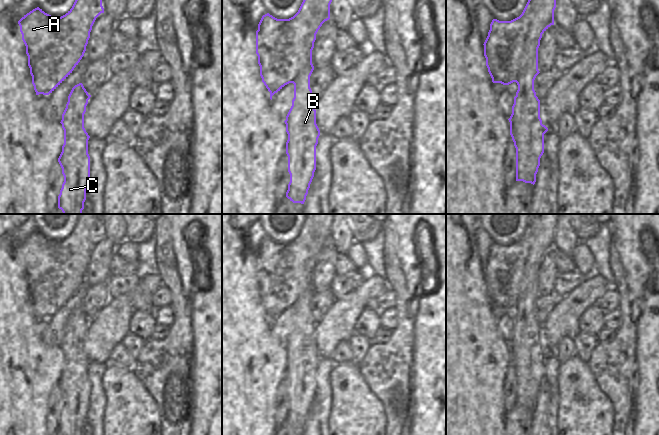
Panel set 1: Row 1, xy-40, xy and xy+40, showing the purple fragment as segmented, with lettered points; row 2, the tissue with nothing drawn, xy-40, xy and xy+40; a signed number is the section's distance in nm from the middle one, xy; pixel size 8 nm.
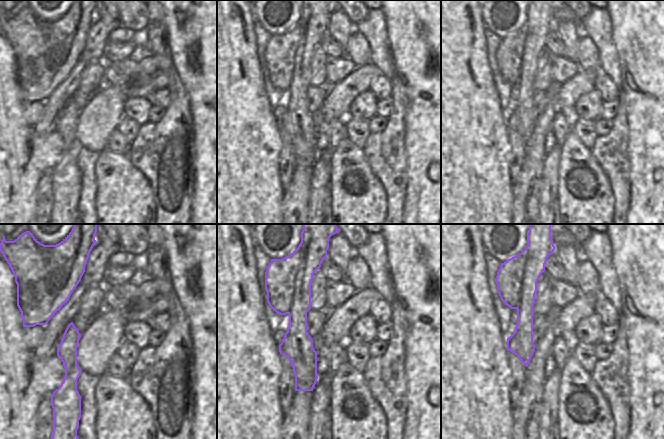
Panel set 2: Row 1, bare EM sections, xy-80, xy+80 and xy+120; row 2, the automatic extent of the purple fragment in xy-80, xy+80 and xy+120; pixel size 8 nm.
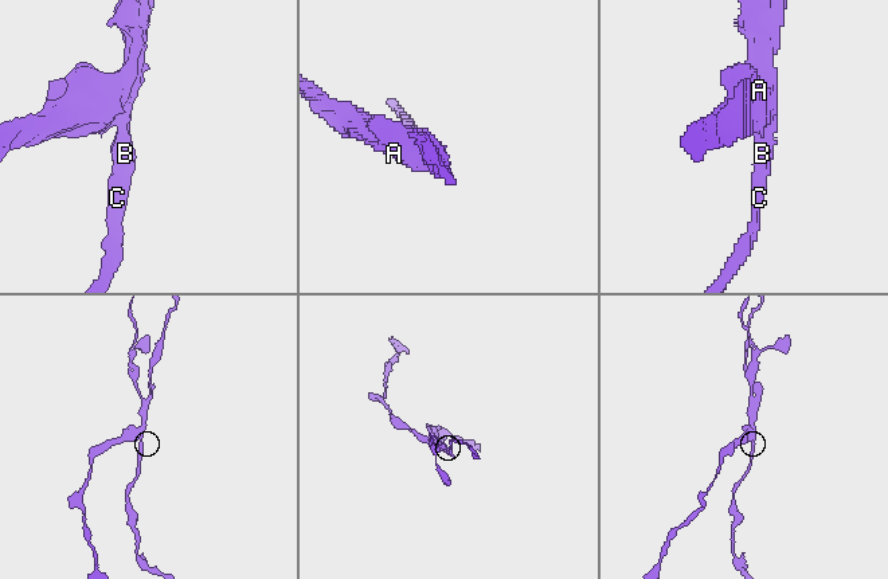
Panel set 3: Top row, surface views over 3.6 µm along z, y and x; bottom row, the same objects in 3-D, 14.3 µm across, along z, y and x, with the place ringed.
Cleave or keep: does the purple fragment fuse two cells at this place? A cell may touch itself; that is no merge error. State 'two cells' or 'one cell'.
two cells

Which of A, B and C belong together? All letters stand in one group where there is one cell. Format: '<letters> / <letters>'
A / B C

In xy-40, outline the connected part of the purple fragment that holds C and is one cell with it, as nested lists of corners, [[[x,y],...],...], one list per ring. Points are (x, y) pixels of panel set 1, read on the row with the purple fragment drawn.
[[[82,83],[75,85],[62,114],[64,144],[58,162],[64,182],[58,196],[58,208],[63,214],[82,214],[90,178],[90,136],[84,128],[84,114],[91,95]]]

